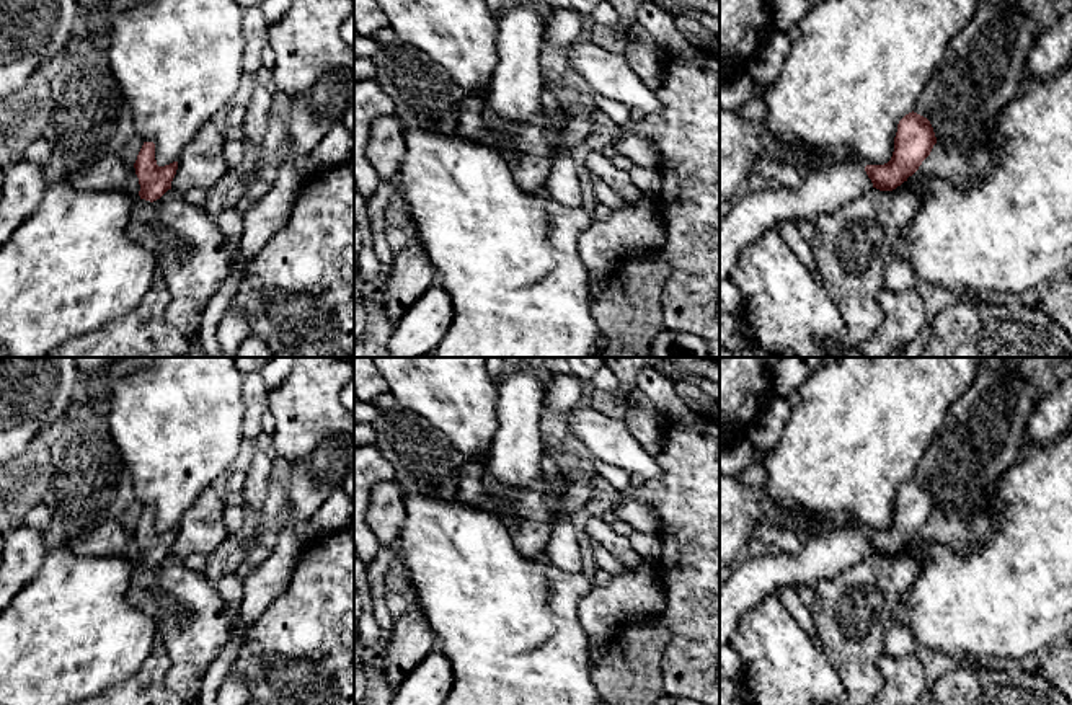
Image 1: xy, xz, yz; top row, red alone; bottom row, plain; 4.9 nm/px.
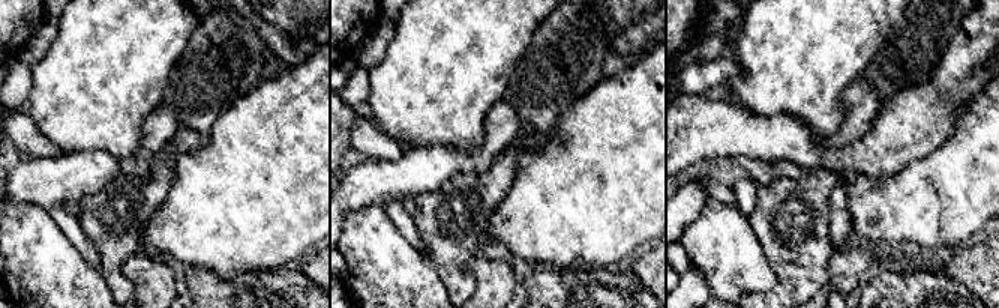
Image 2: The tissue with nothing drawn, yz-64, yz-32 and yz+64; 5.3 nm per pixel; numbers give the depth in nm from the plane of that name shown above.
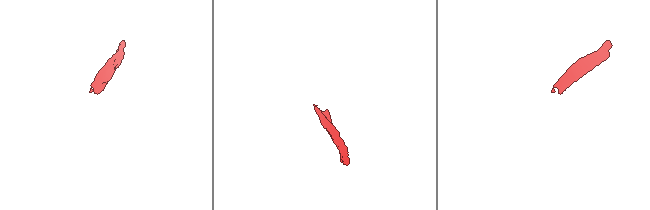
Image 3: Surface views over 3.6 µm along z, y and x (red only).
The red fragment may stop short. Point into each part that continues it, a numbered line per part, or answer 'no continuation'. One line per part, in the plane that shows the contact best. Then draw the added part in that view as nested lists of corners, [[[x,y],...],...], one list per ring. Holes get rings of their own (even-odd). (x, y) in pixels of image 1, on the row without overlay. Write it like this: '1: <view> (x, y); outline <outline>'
1: yz (748, 583); outline [[[837,530],[803,540],[798,553],[772,553],[736,561],[720,584],[720,648],[728,646],[739,619],[782,588],[816,588],[860,563],[870,543],[860,530]]]

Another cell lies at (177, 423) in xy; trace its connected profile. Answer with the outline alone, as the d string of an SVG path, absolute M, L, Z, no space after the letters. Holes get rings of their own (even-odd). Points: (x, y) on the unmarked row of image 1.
M160 357L157 362L145 369L135 370L114 382L109 401L108 423L114 444L122 455L126 467L131 472L134 491L144 508L155 509L155 525L158 532L170 530L178 525L183 514L196 503L197 496L212 485L212 481L228 473L230 465L235 462L241 444L241 423L245 416L245 401L241 387L245 375L235 364L237 357Z

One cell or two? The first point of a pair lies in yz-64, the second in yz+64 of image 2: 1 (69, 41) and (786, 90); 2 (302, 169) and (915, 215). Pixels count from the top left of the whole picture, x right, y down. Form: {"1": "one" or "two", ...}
{"1": "one", "2": "one"}

